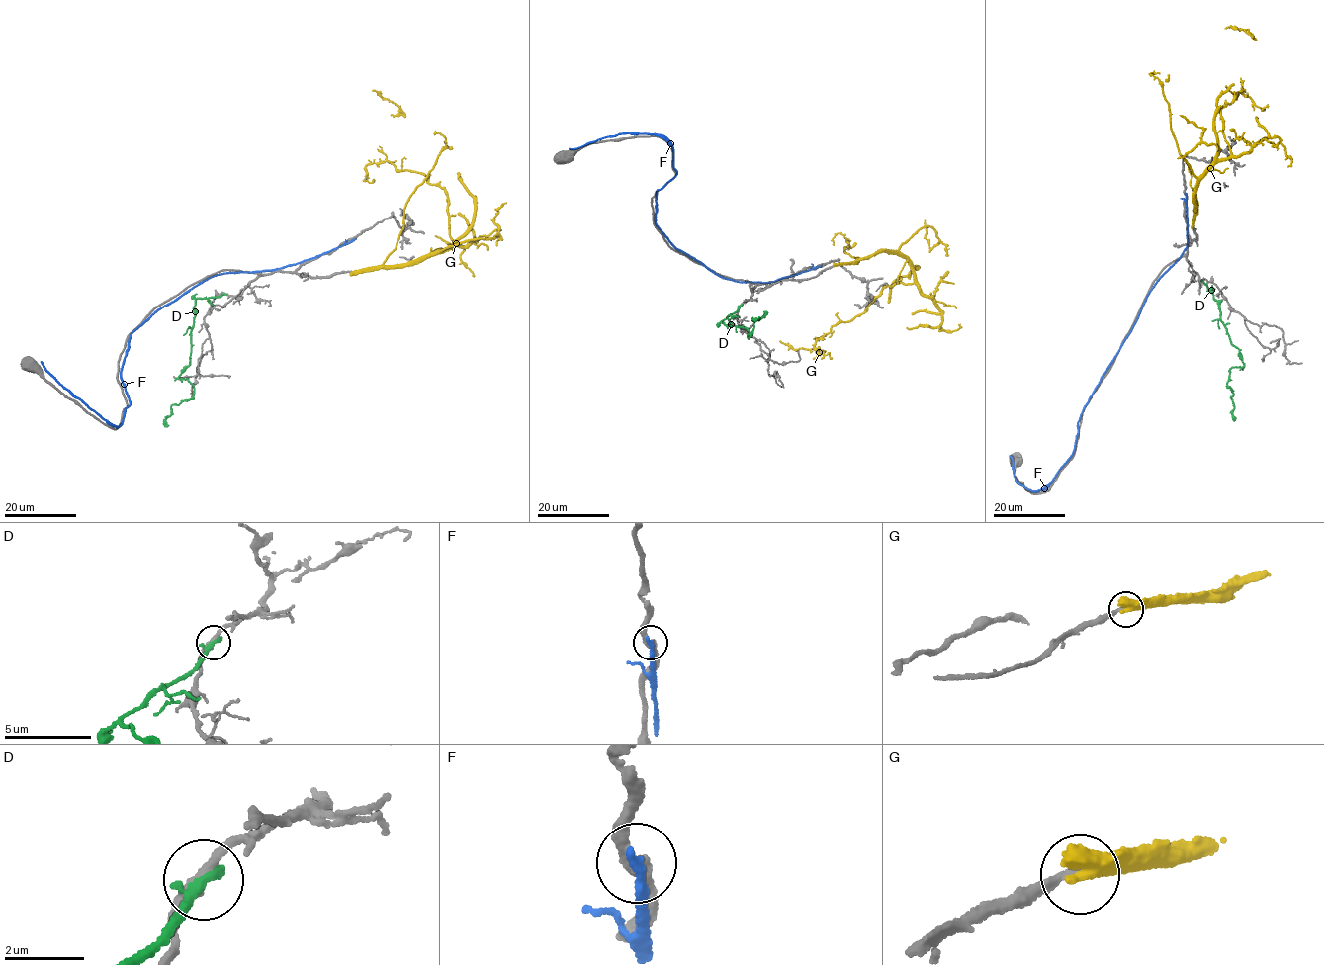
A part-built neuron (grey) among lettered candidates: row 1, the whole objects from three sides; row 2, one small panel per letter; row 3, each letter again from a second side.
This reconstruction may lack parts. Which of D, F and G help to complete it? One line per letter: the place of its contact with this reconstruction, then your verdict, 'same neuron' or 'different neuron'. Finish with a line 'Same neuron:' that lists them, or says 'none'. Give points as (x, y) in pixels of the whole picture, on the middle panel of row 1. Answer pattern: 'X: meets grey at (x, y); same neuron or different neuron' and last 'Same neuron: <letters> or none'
D: meets grey at (741, 306); different neuron
F: meets grey at (819, 266); different neuron
G: meets grey at (835, 265); different neuron
Same neuron: none

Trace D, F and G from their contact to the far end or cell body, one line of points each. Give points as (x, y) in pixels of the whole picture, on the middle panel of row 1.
D: (741, 306), (722, 322), (745, 327), (751, 333), (749, 338), (755, 320), (765, 312), (758, 317)
F: (819, 266), (723, 279), (656, 221), (657, 191), (677, 173), (669, 142), (630, 132), (569, 148)
G: (835, 265), (894, 252), (914, 280), (887, 286), (814, 339), (816, 357), (780, 340)

